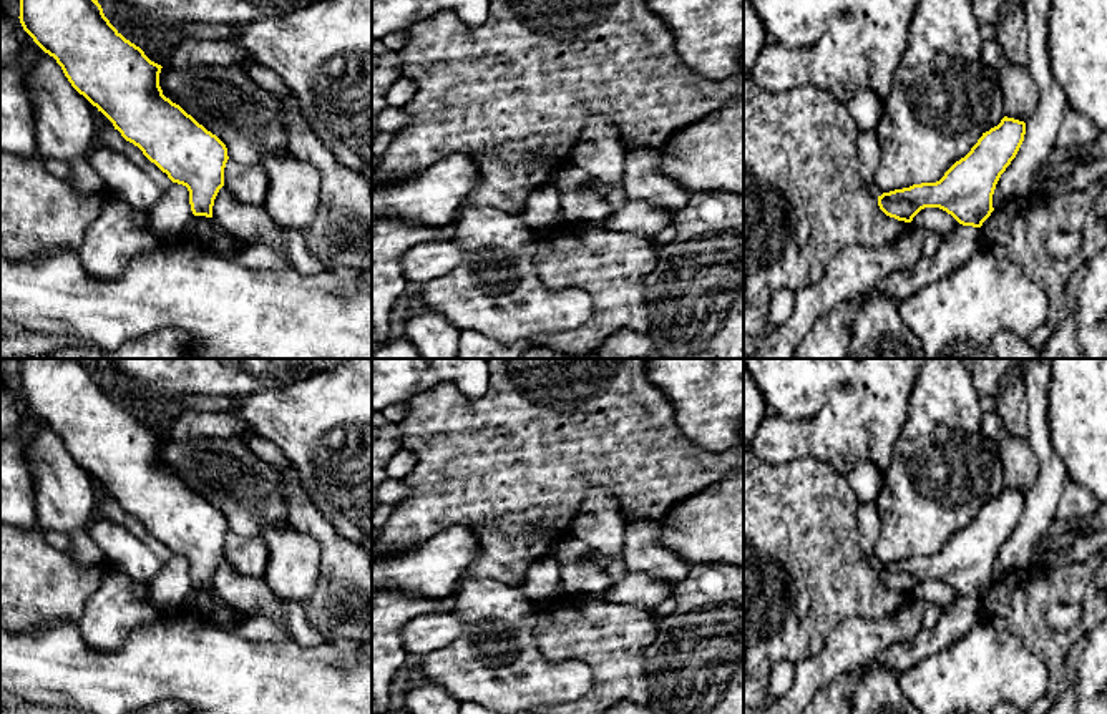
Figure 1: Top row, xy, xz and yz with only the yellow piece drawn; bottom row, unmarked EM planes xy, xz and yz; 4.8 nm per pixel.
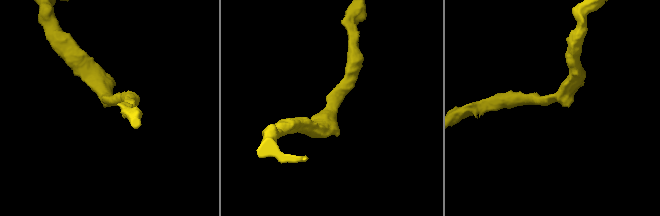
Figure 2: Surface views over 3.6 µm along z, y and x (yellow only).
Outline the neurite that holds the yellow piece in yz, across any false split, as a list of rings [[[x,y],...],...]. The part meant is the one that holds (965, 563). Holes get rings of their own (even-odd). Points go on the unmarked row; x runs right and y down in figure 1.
[[[1004,488],[939,553],[883,565],[878,568],[880,581],[890,589],[911,594],[921,581],[939,580],[963,598],[981,599],[994,583],[996,556],[1016,530],[1024,506],[1024,493]]]

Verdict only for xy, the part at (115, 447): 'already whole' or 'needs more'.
already whole

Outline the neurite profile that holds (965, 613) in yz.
[[[959,596],[951,608],[943,611],[933,628],[921,629],[913,639],[881,651],[871,663],[900,674],[946,649],[979,621],[983,621],[981,599]]]

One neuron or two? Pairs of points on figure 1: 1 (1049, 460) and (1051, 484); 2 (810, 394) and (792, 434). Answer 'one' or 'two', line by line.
1: one
2: two

